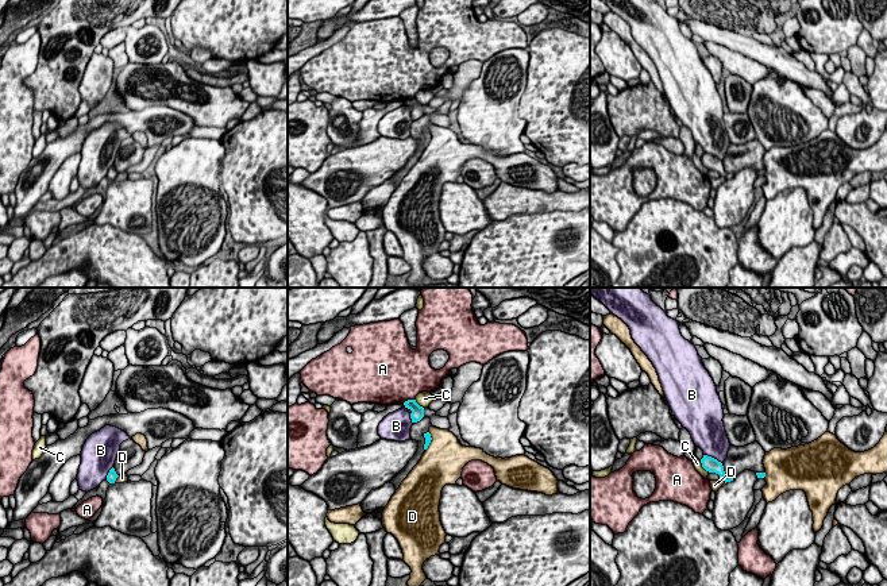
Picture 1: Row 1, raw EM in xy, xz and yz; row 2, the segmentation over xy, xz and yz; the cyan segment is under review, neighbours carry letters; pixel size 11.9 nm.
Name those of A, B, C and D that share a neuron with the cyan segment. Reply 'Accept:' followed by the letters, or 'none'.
Accept: none

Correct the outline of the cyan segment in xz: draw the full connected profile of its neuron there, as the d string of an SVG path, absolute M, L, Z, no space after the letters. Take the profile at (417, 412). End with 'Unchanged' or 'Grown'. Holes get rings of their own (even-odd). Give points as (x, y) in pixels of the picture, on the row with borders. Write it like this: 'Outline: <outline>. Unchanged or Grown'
Outline: M408 400L404 402L405 408L410 409L412 423L417 423L424 417L424 408L420 406L416 400Z. Unchanged

